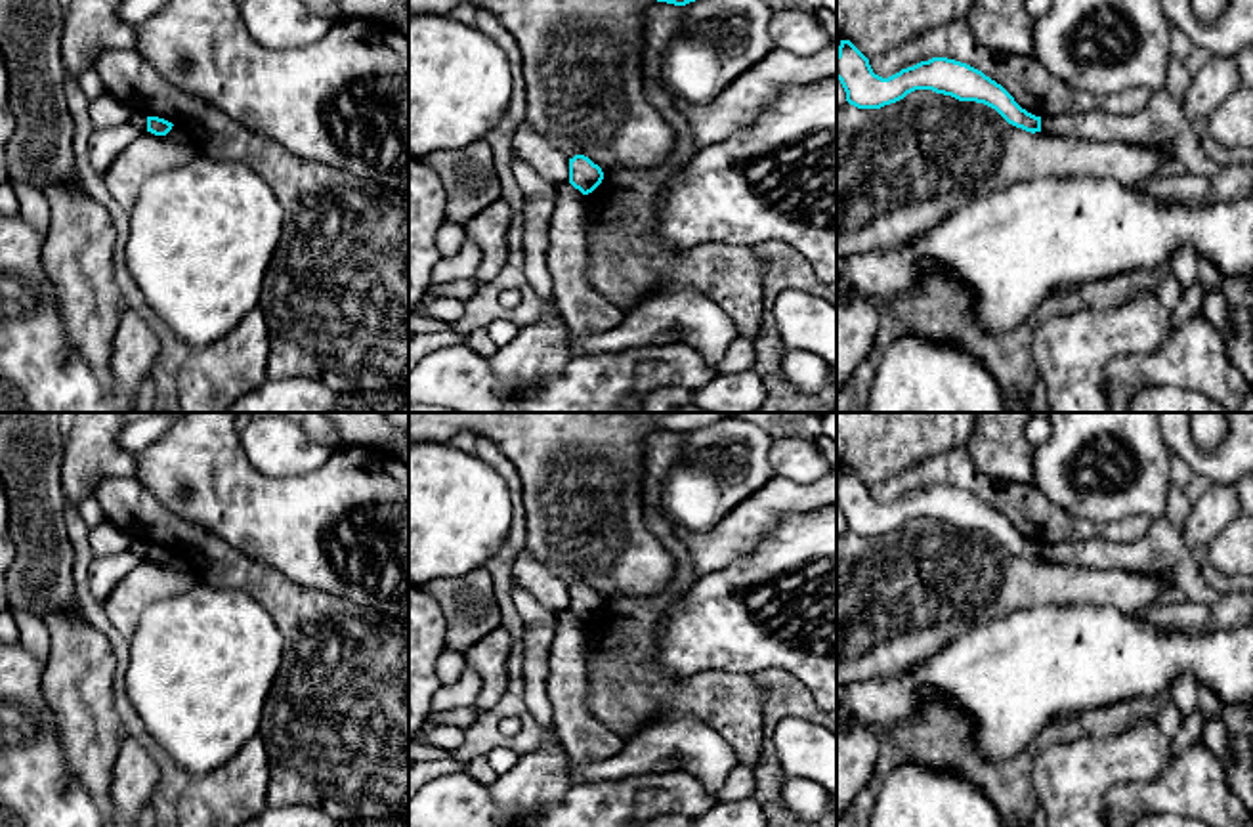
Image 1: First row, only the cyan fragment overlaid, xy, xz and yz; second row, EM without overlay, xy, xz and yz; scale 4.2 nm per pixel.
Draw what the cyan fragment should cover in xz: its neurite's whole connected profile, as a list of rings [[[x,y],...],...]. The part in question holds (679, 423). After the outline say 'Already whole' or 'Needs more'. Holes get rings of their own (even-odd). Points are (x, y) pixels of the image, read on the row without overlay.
[[[646,413],[646,420],[657,430],[674,434],[686,434],[699,426],[720,422],[730,416],[733,416],[733,413]]]. Already whole

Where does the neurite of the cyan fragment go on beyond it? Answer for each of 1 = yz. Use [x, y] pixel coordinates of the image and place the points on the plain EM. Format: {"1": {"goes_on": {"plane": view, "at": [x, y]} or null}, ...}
{"1": {"goes_on": null}}

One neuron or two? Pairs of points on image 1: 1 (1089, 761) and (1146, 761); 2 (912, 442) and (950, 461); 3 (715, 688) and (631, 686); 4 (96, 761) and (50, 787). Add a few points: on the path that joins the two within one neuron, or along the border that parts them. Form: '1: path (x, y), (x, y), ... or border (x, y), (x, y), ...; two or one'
1: path (1103, 761), (1133, 761); one
2: border (965, 444), (925, 455), (894, 472); two
3: path (694, 690), (652, 690); one
4: border (58, 732), (69, 770), (98, 806); two

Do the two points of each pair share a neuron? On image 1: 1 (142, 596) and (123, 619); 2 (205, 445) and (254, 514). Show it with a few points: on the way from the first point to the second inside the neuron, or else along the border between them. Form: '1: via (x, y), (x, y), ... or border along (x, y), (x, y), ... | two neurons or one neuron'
1: via (136, 602), (125, 614) | one neuron
2: via (211, 463), (216, 468), (216, 476), (237, 497) | one neuron

